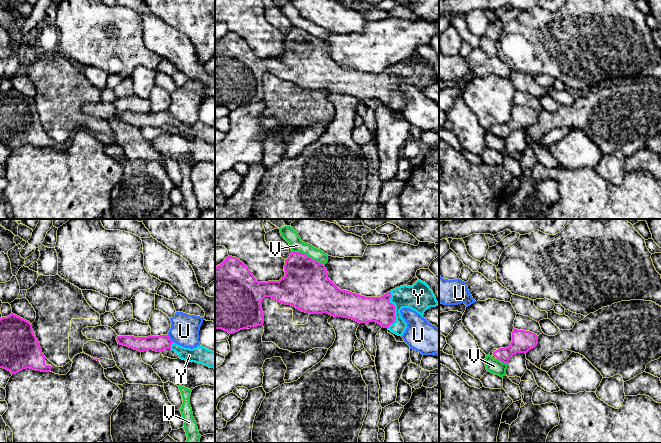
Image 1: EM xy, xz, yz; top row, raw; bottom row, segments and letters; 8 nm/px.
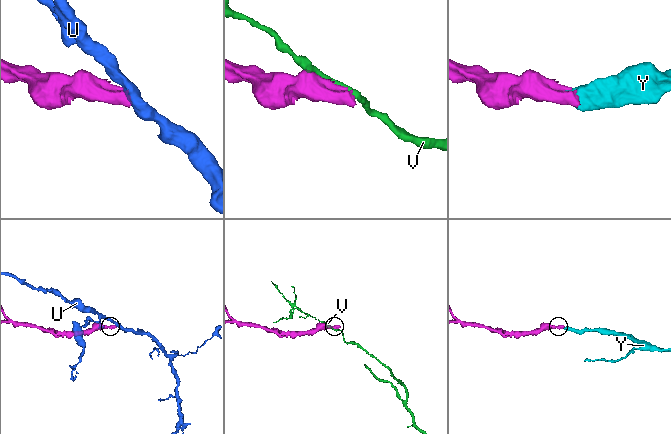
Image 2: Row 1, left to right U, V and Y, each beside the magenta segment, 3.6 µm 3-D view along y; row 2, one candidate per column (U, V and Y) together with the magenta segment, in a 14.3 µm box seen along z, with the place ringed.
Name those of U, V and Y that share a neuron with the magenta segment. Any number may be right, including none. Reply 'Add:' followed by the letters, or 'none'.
Add: Y

